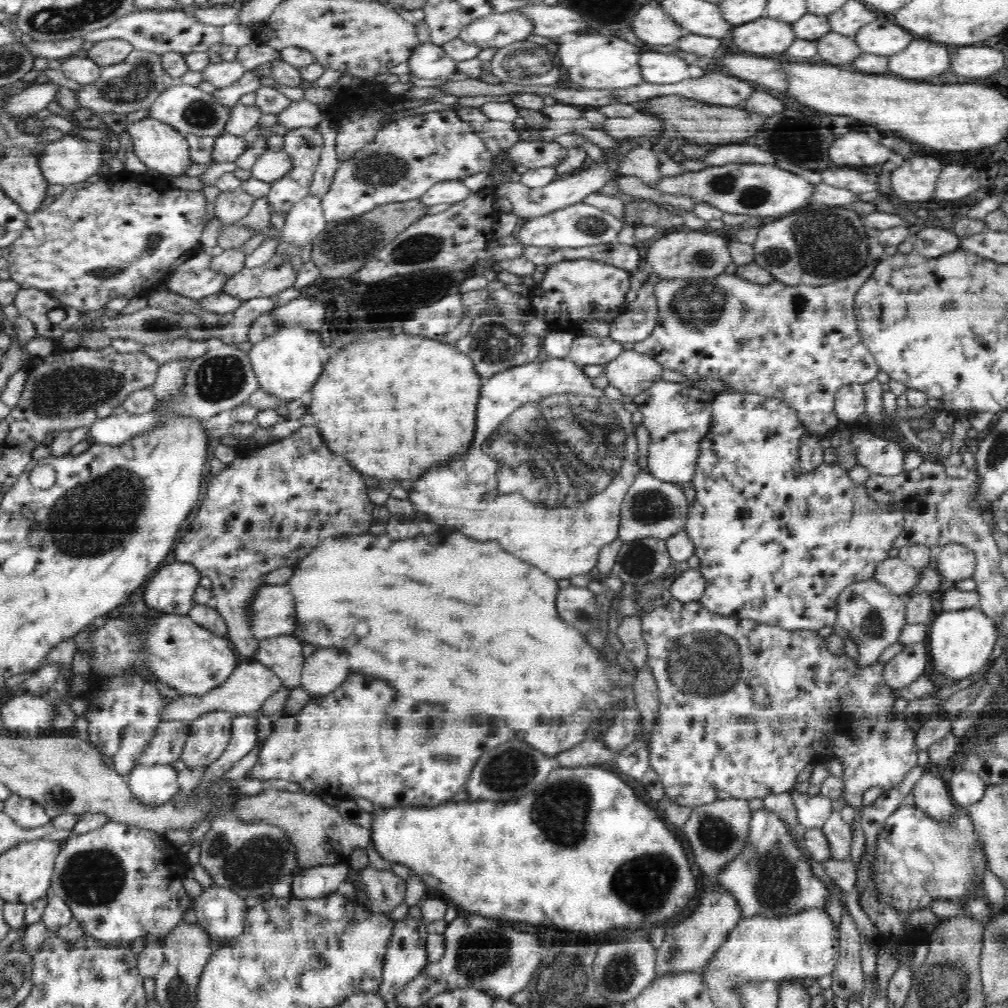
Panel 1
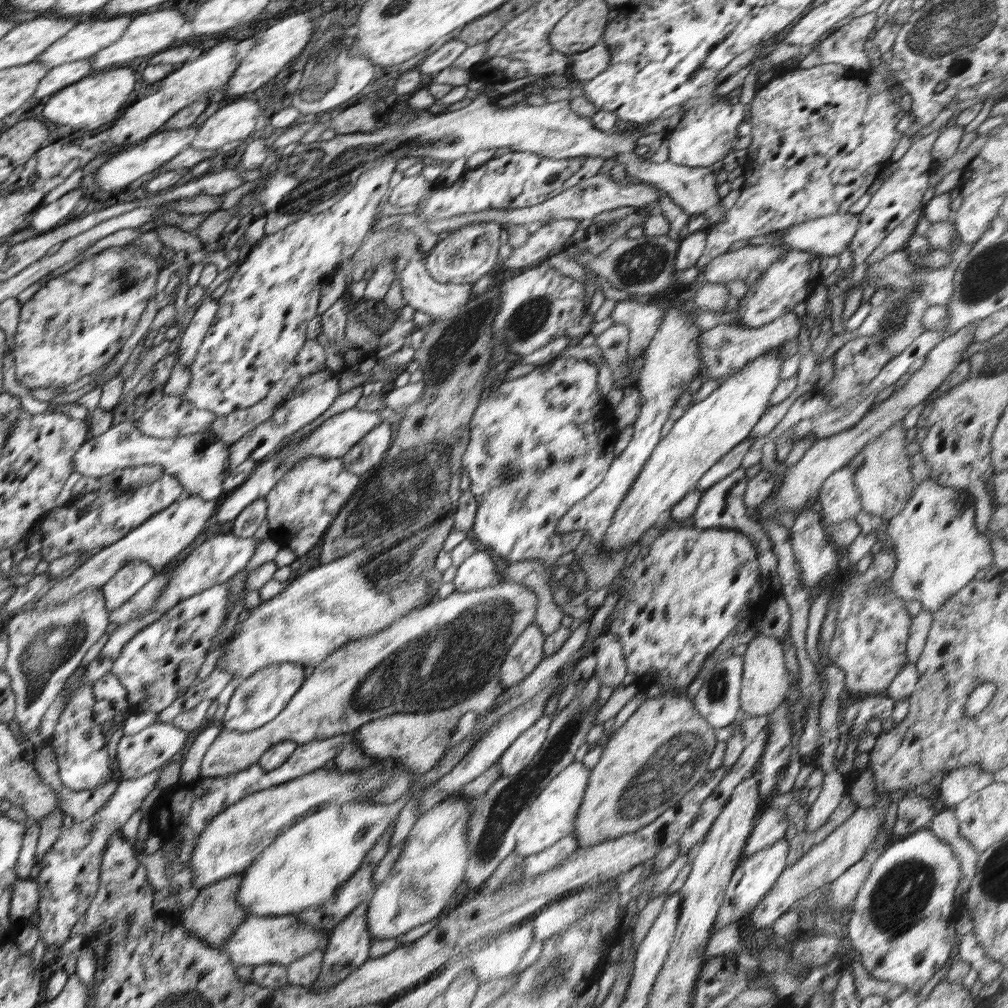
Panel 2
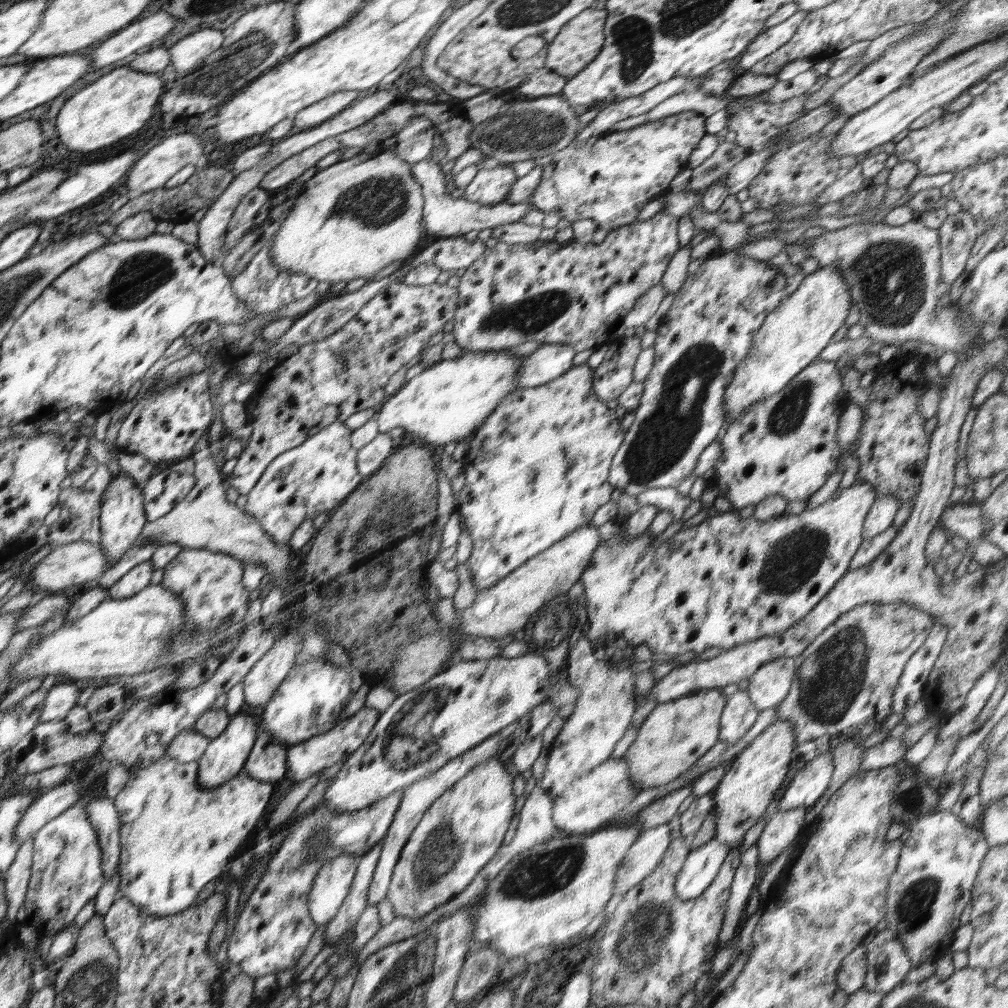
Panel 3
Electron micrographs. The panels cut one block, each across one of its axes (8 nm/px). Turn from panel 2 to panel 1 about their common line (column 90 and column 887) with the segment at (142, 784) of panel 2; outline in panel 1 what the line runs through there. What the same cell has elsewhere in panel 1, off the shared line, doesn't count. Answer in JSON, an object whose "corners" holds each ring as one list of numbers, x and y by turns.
{"corners":[[900,805,890,813,876,842,872,896,891,904,899,913,910,914,932,904,934,898,964,900,974,876,984,876,984,858,976,844,974,824,959,807,949,821,930,818,916,805]]}

